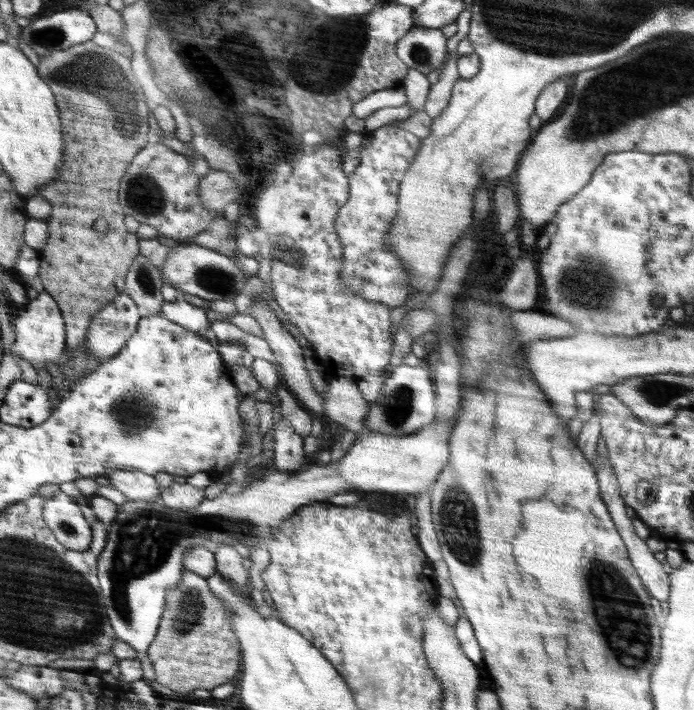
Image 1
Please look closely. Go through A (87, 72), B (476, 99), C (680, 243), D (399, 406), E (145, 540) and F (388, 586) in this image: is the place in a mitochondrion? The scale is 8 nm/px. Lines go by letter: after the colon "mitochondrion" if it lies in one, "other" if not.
A: mitochondrion
B: other
C: other
D: mitochondrion
E: mitochondrion
F: other

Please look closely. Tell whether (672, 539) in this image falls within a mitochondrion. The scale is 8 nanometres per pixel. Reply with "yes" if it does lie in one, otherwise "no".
no

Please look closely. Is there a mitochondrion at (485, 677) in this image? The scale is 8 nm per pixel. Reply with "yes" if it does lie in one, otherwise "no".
no

